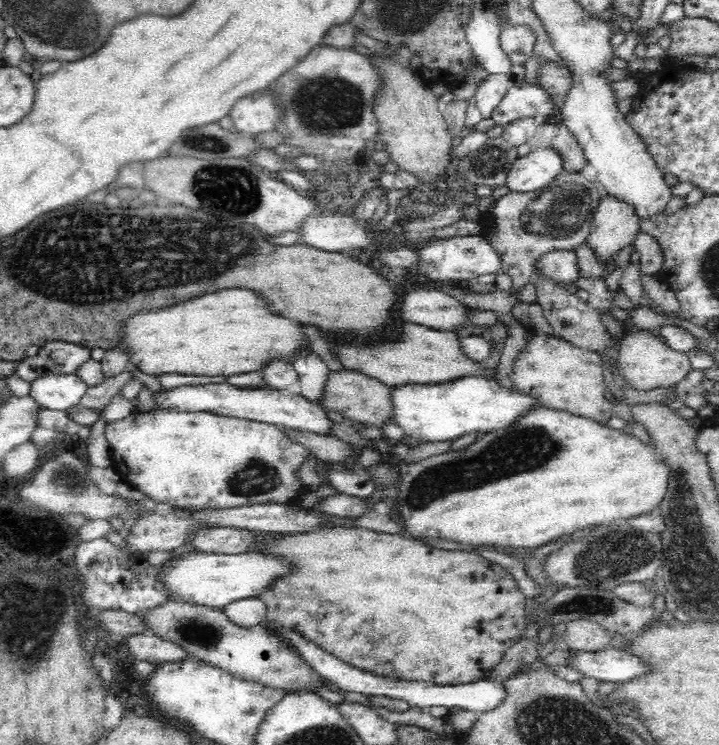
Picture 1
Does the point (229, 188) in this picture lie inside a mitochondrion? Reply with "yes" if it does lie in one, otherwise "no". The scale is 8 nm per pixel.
yes

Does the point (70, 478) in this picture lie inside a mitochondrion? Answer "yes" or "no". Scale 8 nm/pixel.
yes

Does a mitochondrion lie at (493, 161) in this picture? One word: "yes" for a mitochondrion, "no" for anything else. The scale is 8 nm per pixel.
yes

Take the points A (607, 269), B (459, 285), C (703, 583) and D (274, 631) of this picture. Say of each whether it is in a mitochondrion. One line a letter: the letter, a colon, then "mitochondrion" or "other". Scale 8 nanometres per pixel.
A: other
B: other
C: mitochondrion
D: other

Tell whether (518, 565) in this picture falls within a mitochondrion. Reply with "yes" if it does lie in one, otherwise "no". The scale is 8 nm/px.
no

